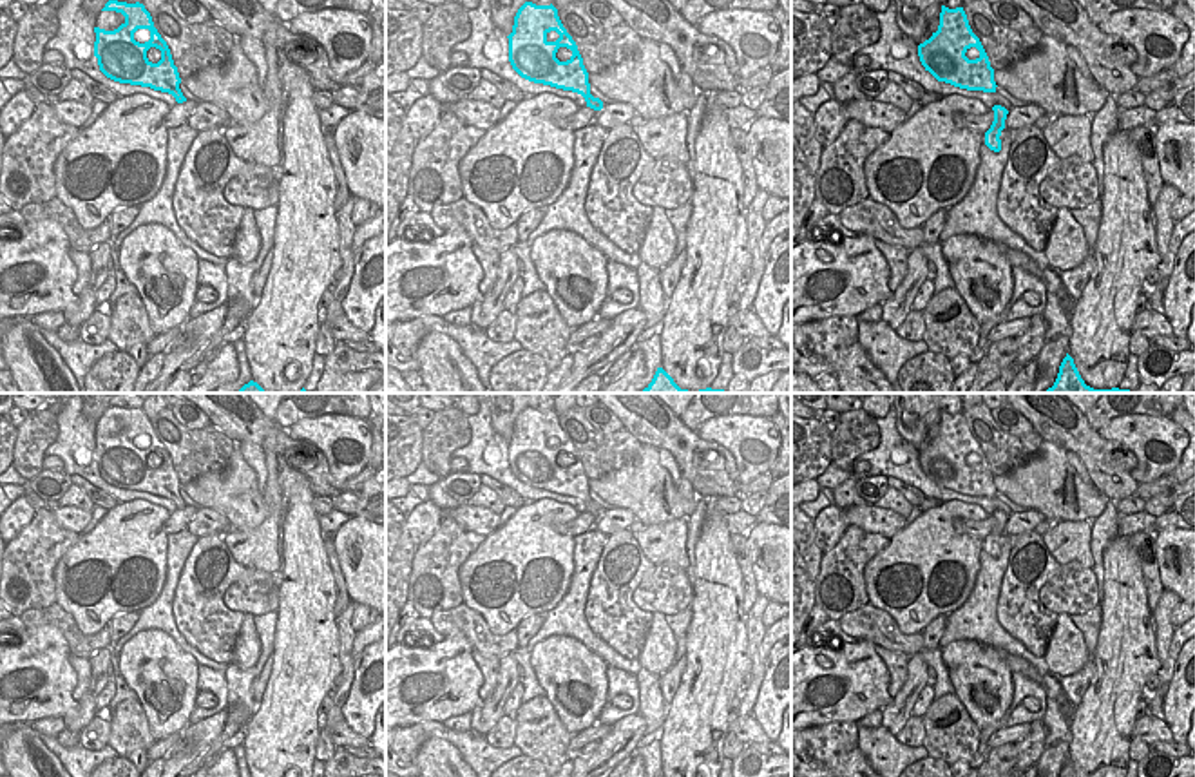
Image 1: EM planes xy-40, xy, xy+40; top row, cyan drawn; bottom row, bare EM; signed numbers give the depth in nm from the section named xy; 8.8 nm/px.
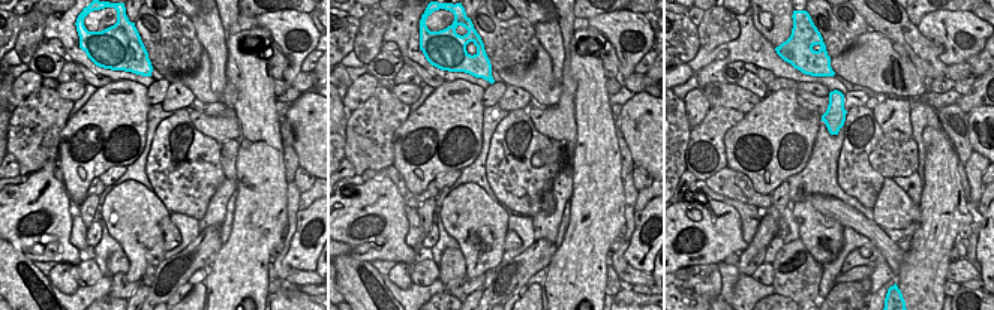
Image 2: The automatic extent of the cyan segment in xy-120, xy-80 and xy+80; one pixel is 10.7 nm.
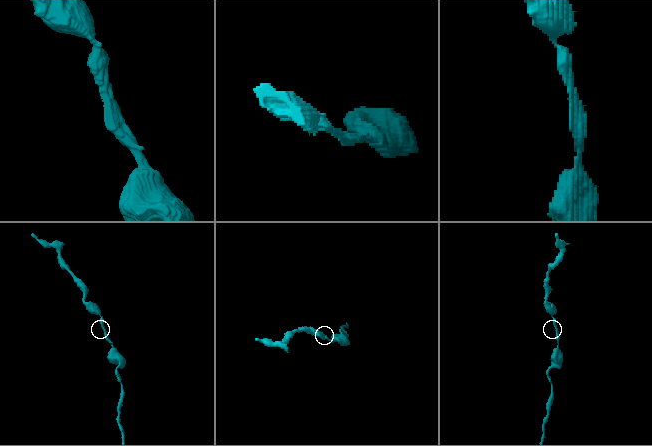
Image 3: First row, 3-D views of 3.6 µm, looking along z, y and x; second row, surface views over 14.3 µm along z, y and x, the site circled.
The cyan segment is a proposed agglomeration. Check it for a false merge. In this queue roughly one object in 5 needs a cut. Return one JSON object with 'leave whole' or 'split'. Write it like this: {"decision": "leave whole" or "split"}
{"decision": "leave whole"}

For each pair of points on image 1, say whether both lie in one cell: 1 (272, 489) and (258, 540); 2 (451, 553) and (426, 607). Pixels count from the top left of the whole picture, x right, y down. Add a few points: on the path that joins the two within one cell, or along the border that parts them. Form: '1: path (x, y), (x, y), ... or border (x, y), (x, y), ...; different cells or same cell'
1: path (274, 502), (274, 520), (268, 527); same cell
2: path (439, 565), (428, 594); same cell

